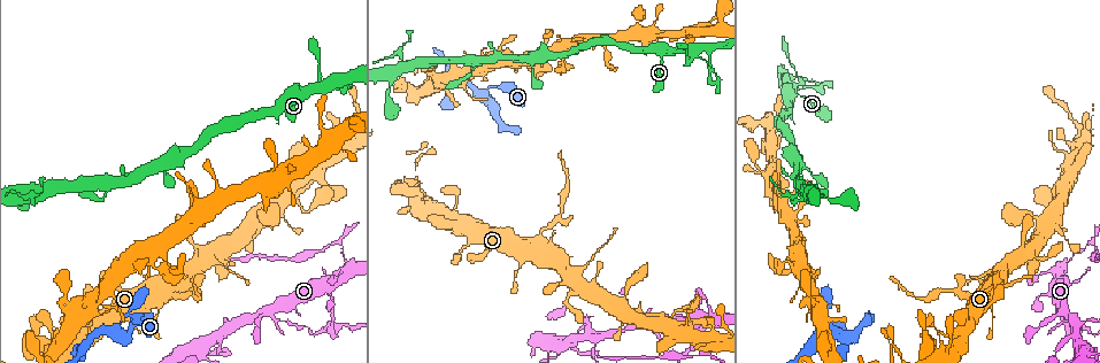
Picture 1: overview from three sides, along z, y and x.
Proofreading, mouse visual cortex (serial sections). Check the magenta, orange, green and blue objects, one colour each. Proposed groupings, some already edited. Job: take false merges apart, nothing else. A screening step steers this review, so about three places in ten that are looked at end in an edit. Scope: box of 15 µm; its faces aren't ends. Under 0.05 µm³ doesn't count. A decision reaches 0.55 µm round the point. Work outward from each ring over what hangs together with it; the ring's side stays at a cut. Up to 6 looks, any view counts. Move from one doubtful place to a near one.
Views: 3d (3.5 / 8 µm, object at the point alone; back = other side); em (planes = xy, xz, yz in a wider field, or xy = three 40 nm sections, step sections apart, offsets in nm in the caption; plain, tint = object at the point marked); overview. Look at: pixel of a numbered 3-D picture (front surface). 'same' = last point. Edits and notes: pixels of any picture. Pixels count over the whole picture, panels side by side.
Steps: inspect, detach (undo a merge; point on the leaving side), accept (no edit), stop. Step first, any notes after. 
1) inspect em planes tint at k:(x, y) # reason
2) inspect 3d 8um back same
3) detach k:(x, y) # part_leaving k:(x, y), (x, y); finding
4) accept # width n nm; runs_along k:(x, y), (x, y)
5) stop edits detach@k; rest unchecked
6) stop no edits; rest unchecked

inspect 3d 3.5um at 1:(494, 87) # three arms meet

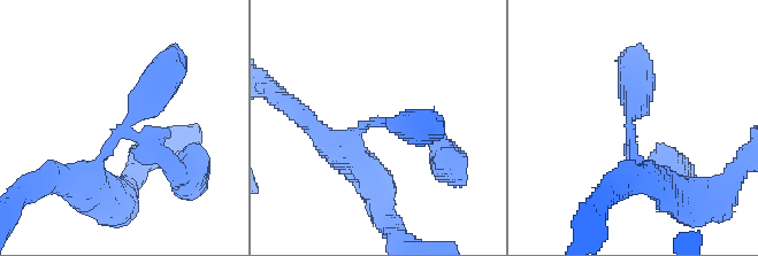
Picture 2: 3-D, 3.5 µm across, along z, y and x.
inspect em xy step 3 tint at 2:(386, 123) # arms 3; arm_widths 250, 250, 400 nm; now the EM

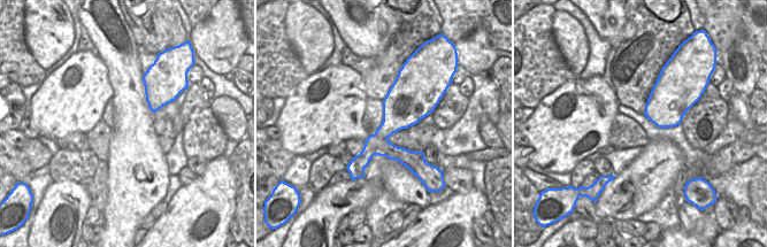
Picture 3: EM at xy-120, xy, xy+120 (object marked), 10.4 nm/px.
accept # runs_along 2:(186, 171), (122, 132), (76, 178); all the same cell

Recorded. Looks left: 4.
inspect 3d 8um at 1:(961, 294) # branch point

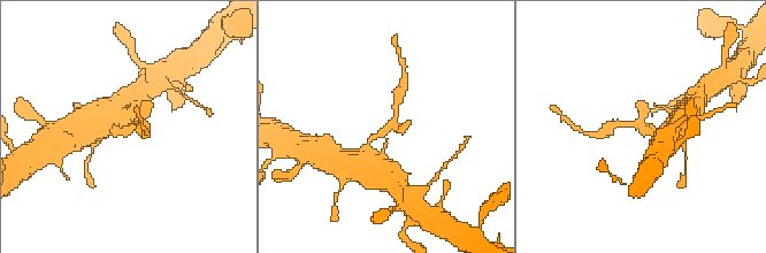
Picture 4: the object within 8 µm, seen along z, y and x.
inspect em planes tint at 4:(132, 127) # need the tissue

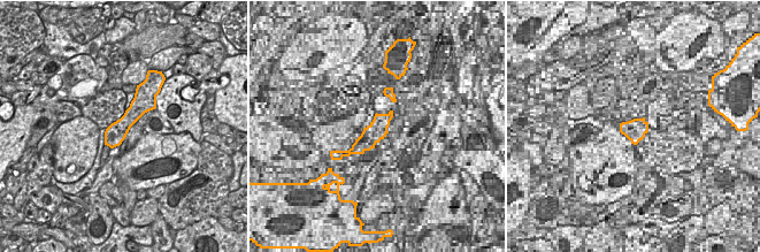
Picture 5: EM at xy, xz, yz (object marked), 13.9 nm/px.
detach 4:(399, 98) # width 300 nm; part_leaving 4:(396, 119), (404, 76); two cells meet here

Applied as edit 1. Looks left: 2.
stop edits detach@4; rest unchecked

